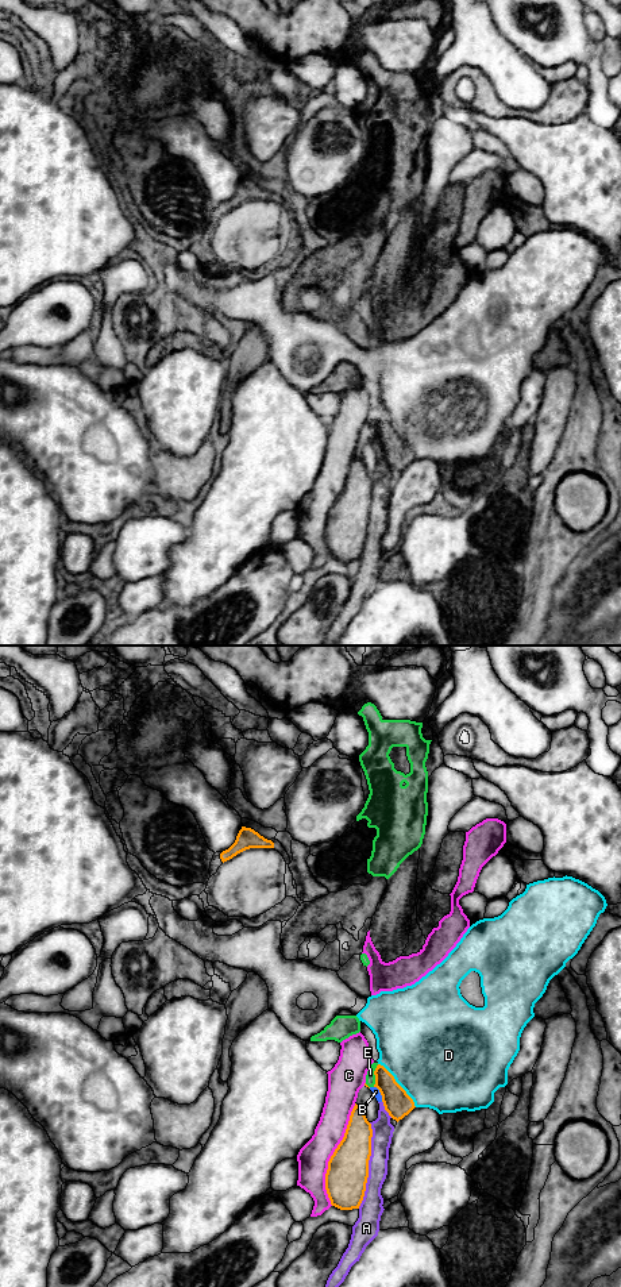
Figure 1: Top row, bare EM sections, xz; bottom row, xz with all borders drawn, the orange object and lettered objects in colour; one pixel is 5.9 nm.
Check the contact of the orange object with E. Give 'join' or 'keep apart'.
keep apart

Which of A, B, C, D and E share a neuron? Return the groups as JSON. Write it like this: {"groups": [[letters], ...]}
{"groups": [["A", "B", "E"], ["C"], ["D"]]}

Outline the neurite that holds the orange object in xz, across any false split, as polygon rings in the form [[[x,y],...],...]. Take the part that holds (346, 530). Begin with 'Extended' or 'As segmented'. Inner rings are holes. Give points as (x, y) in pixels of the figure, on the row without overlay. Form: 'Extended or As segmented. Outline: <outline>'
As segmented. Outline: [[[355,455],[343,492],[328,513],[325,542],[331,556],[340,562],[359,560],[369,529],[371,475]]]

